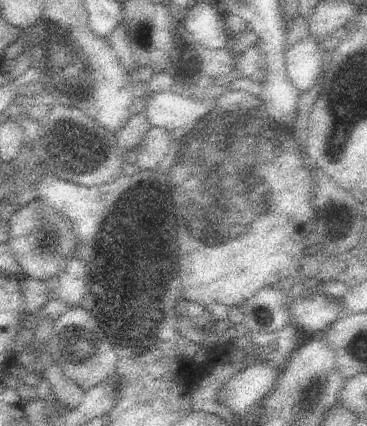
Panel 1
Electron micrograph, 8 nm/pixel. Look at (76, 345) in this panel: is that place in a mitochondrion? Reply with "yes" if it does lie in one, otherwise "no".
yes

